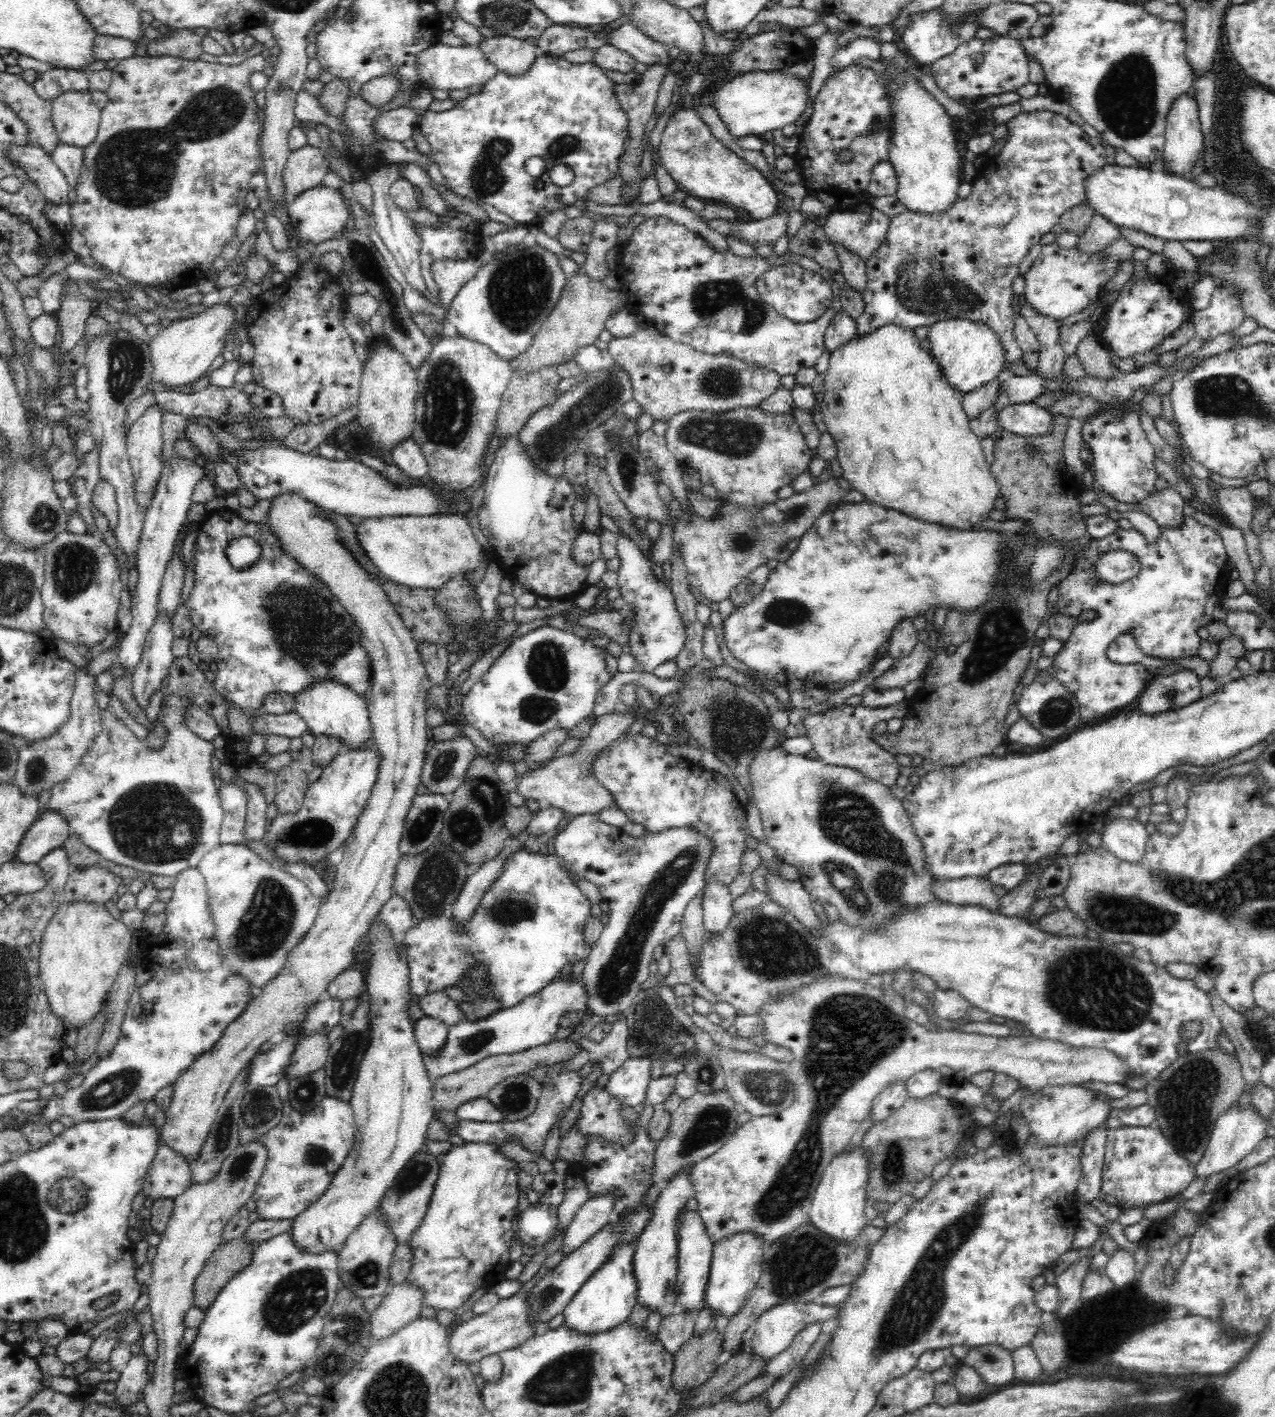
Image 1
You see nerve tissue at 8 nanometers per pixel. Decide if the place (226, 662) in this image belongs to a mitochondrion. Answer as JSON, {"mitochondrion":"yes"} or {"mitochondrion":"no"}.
{"mitochondrion":"no"}

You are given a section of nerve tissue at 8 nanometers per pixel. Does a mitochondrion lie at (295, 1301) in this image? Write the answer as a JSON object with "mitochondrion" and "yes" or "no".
{"mitochondrion":"yes"}

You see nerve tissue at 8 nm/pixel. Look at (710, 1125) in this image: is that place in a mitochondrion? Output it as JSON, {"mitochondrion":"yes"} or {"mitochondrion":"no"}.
{"mitochondrion":"yes"}

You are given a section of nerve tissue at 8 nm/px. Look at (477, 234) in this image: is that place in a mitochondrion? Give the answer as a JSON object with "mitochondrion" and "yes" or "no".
{"mitochondrion":"no"}

